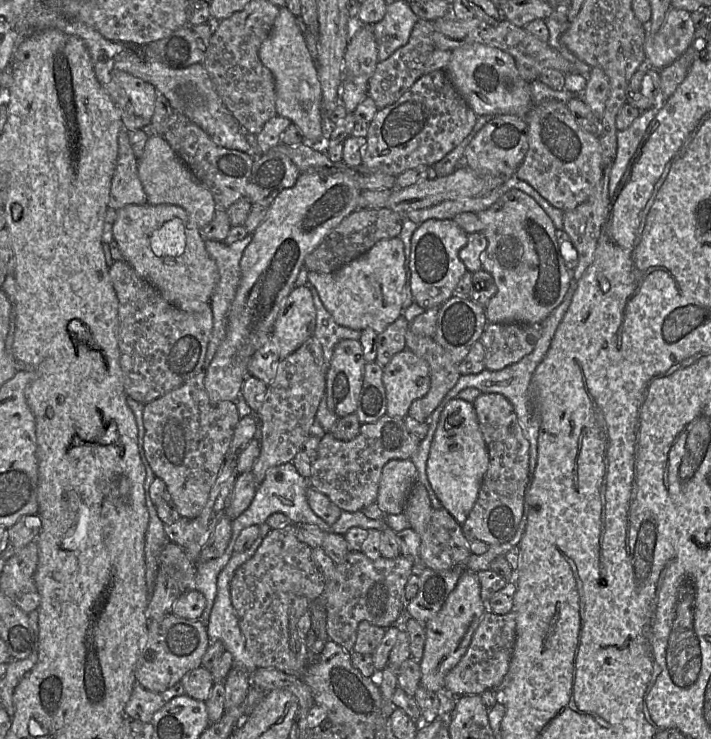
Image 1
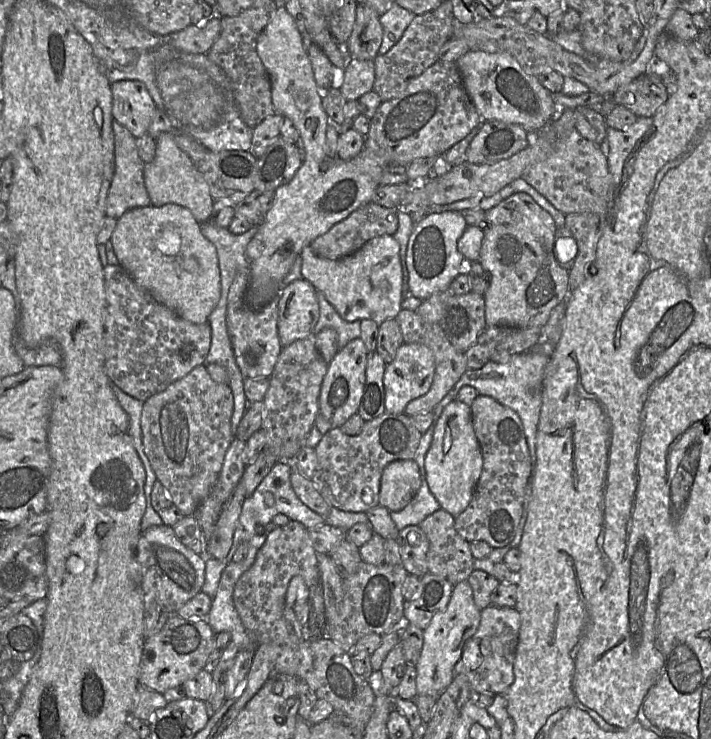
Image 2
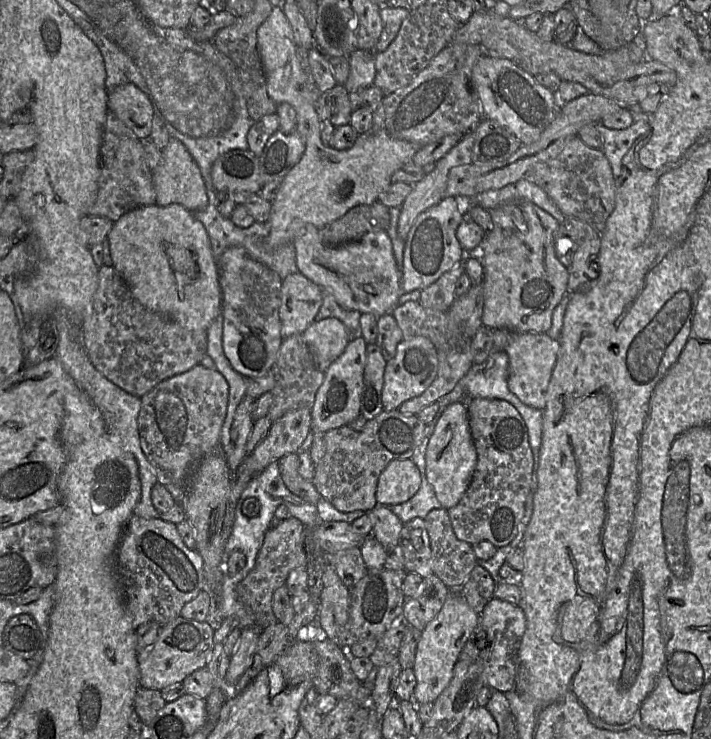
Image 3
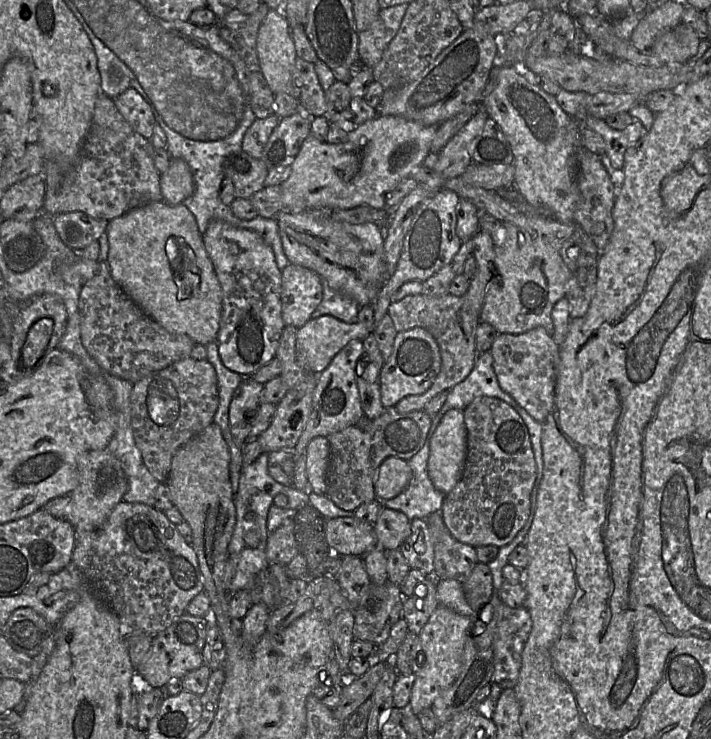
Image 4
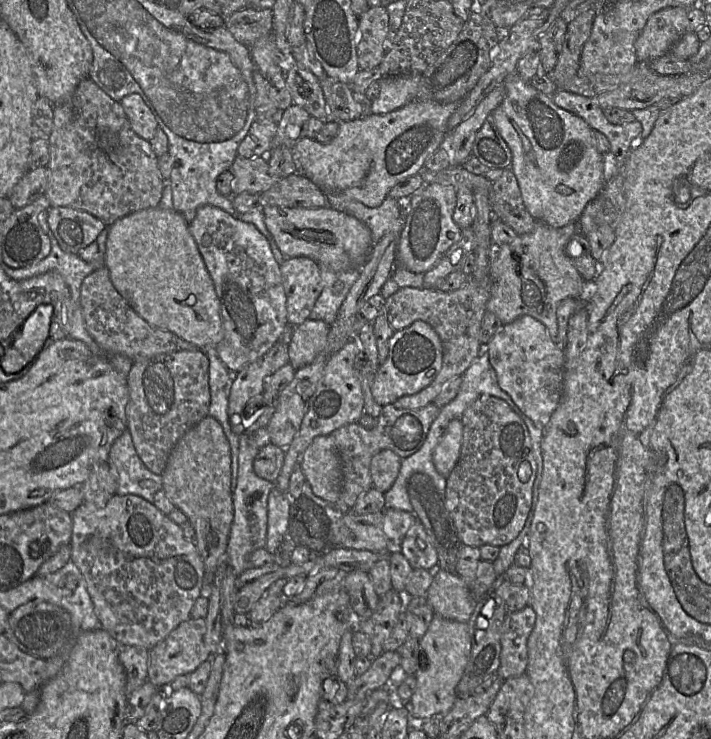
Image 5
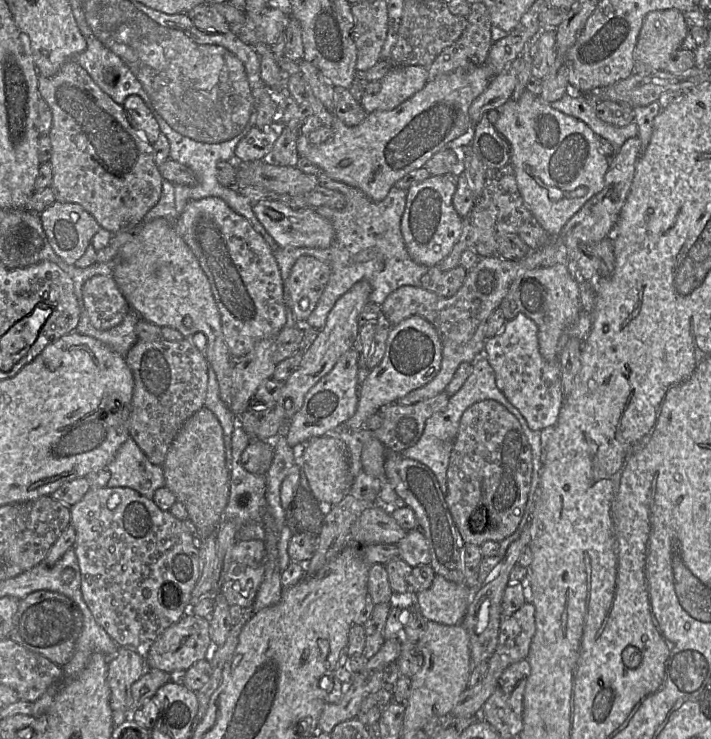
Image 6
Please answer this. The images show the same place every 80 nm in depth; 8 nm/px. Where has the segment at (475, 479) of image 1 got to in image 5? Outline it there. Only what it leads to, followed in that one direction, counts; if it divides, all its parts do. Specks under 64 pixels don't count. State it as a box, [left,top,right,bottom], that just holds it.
[433,418,463,478]

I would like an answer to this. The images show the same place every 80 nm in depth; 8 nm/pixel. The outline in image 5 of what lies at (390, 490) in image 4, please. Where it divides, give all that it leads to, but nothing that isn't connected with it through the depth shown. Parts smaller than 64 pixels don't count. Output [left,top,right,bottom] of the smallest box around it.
[370,450,402,493]

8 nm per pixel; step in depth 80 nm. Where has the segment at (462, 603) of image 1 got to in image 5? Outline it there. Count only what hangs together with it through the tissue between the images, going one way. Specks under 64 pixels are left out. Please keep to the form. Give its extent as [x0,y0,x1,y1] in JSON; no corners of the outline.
[407,614,471,723]

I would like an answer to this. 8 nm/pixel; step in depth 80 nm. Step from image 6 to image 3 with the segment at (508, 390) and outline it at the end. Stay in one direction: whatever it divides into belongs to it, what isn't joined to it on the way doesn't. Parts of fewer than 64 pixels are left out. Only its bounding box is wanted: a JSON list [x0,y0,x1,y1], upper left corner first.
[505,332,560,411]

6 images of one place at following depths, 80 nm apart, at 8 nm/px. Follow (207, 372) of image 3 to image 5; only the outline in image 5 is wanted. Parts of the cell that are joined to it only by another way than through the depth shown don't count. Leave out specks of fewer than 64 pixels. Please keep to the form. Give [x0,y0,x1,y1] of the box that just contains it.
[127,349,209,475]

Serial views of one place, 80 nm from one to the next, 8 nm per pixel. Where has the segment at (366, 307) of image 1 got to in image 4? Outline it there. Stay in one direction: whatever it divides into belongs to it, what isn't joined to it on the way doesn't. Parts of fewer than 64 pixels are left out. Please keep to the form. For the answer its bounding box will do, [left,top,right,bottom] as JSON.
[275,212,390,306]

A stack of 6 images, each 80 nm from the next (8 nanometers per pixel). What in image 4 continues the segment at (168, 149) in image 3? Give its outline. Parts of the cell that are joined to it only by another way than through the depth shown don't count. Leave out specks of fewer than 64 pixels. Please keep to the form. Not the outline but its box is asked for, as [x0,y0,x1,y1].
[160,158,194,204]

